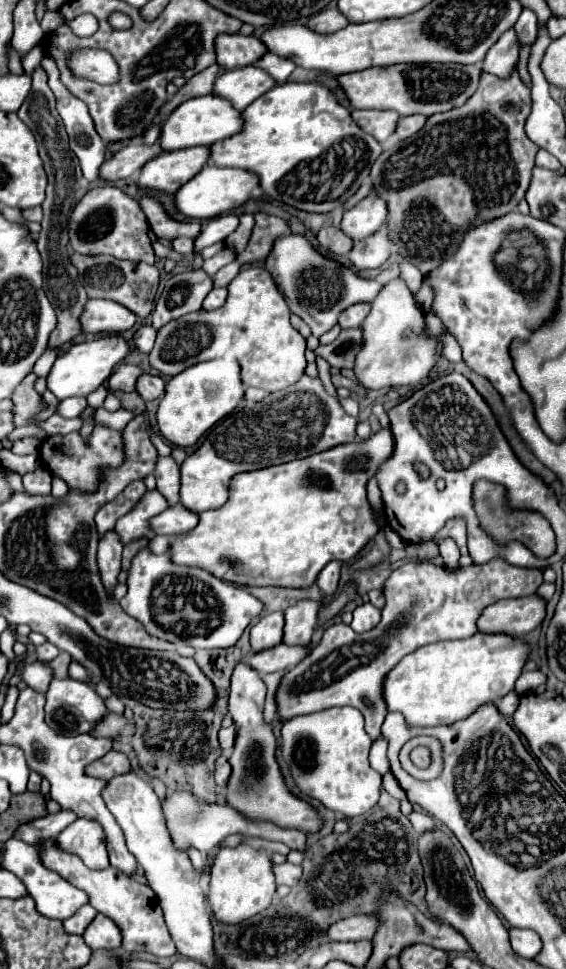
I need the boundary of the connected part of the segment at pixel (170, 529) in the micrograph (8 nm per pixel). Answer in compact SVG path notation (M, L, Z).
M181 503L165 509L161 515L153 517L151 527L157 535L179 535L191 531L199 521L199 515L185 509Z

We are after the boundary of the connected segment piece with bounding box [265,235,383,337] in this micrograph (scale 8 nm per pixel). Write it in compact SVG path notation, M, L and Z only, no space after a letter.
M285 235L273 243L265 259L265 269L275 279L279 291L283 291L291 313L299 315L313 331L321 337L331 327L335 327L339 313L355 303L371 303L381 291L381 283L375 279L363 279L353 269L327 259L305 235Z

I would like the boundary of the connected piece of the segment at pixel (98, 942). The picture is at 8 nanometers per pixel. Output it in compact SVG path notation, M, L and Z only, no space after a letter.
M97 915L93 919L93 923L85 929L83 933L85 943L97 951L97 949L107 949L107 951L117 951L121 947L121 929L117 927L117 923L113 919L109 919L107 915Z

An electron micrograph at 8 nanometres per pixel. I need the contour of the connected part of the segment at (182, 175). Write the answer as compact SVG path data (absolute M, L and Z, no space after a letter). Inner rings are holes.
M201 145L181 151L165 151L141 169L137 183L147 189L175 193L207 165L209 155L211 149Z

